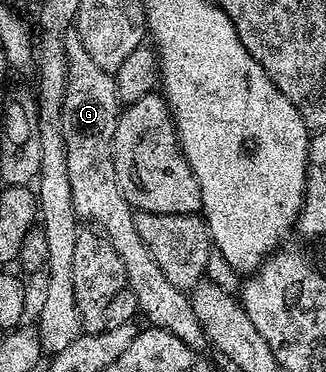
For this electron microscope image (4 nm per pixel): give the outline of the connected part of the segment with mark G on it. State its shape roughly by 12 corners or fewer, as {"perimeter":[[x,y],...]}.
{"perimeter":[[64,32],[70,197],[122,257],[151,326],[203,352],[191,298],[166,281],[114,173],[113,72]]}

